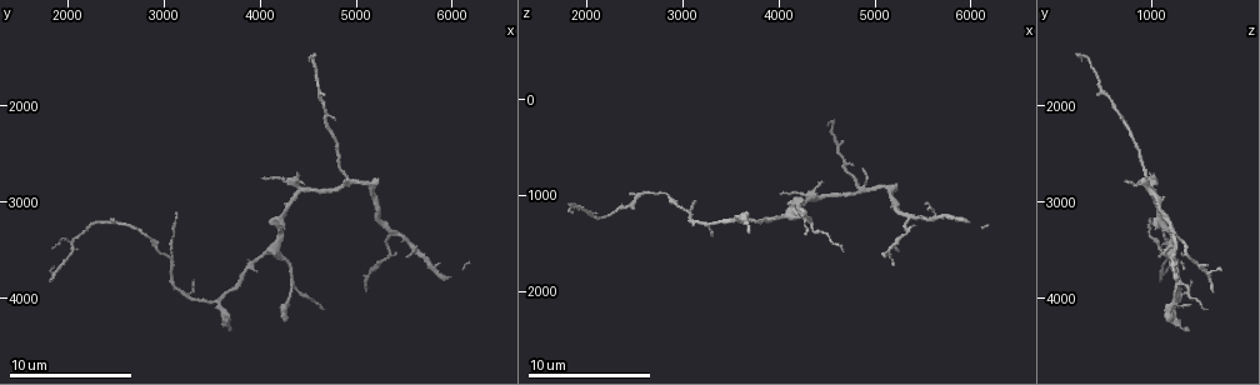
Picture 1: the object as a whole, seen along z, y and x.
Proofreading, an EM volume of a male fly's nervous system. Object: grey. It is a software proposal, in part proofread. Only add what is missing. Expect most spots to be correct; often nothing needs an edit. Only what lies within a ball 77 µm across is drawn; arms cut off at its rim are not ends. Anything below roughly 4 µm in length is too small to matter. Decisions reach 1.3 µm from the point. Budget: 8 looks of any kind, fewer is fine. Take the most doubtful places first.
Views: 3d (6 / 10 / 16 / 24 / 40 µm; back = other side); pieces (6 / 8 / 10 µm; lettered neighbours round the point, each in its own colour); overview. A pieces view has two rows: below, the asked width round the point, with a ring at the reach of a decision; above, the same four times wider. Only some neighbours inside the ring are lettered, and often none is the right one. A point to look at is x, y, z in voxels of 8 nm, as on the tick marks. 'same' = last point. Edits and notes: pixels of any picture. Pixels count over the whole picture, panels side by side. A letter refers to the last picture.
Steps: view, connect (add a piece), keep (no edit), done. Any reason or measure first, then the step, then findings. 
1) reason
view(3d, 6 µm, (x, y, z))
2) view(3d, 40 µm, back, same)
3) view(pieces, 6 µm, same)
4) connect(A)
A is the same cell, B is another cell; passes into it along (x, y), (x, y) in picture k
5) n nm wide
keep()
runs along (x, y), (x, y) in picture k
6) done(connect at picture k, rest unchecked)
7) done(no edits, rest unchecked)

thin end
view(pieces, 10 µm, (1860, 3820, 1120))

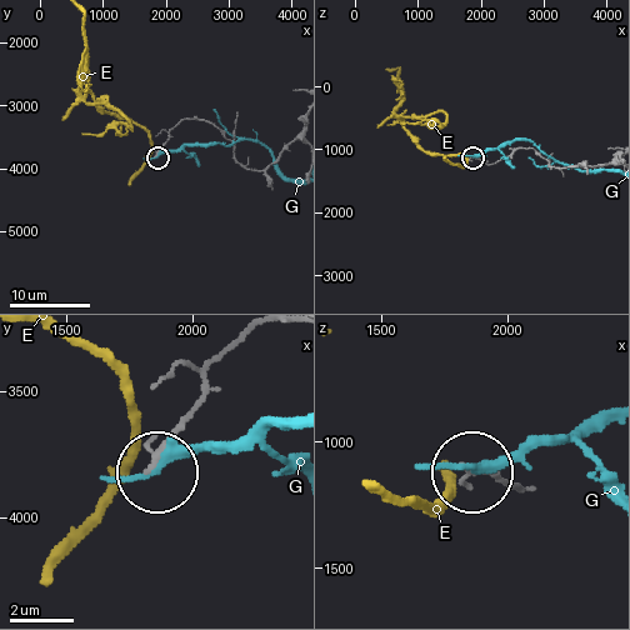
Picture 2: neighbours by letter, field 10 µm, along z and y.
keep()
E and G are other cells; runs along (564, 169), (530, 149), (489, 165), (471, 156) in picture 2; no lettered piece goes on from it

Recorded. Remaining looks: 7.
an open end
view(pieces, 8 µm, (4040, 2760, 980))

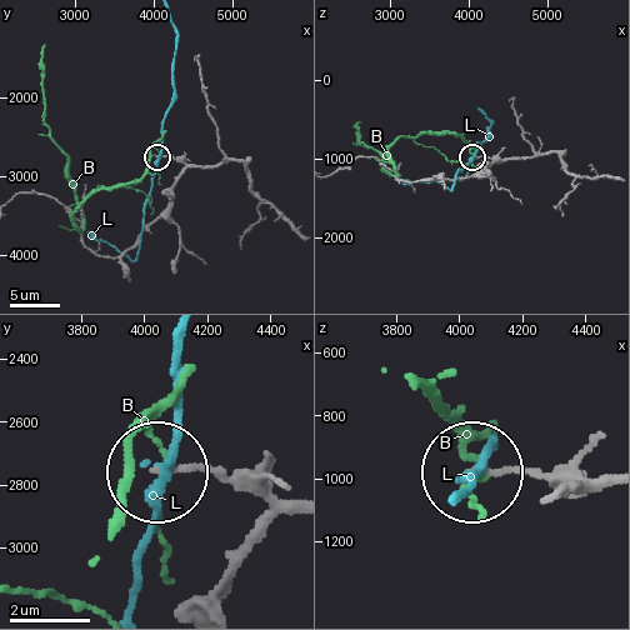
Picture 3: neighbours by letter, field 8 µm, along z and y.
keep()
B and L are other cells; runs along (155, 219), (166, 208), (183, 168), (158, 158) in picture 3; no lettered piece goes on from it

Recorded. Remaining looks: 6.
an open end
view(3d, 10 µm, (3120, 3120, 1040))

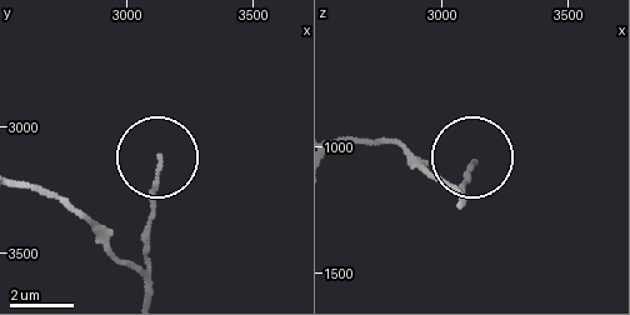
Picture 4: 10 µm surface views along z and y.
view(pieces, 8 µm, (3130, 3130, 1050))

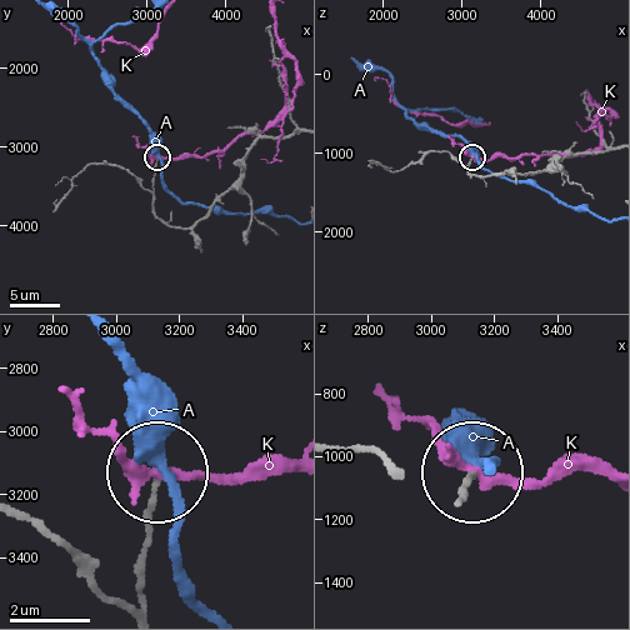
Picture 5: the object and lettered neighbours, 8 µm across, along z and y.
120 nm wide
keep()
A and K are other cells; runs along (141, 608), (158, 480) in picture 5; none of them fits

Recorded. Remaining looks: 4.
tapers out
view(pieces, 8 µm, (3300, 3860, 1380))

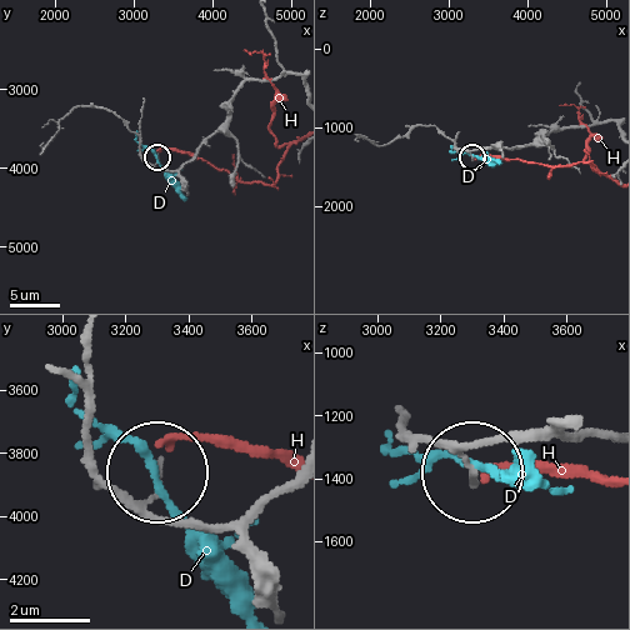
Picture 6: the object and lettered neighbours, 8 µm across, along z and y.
120 nm wide
keep()
D and H are other cells; runs along (604, 438), (484, 438), (466, 448), (474, 479) in picture 6; none of them fits

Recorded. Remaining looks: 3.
done(no edits, rest unchecked)

